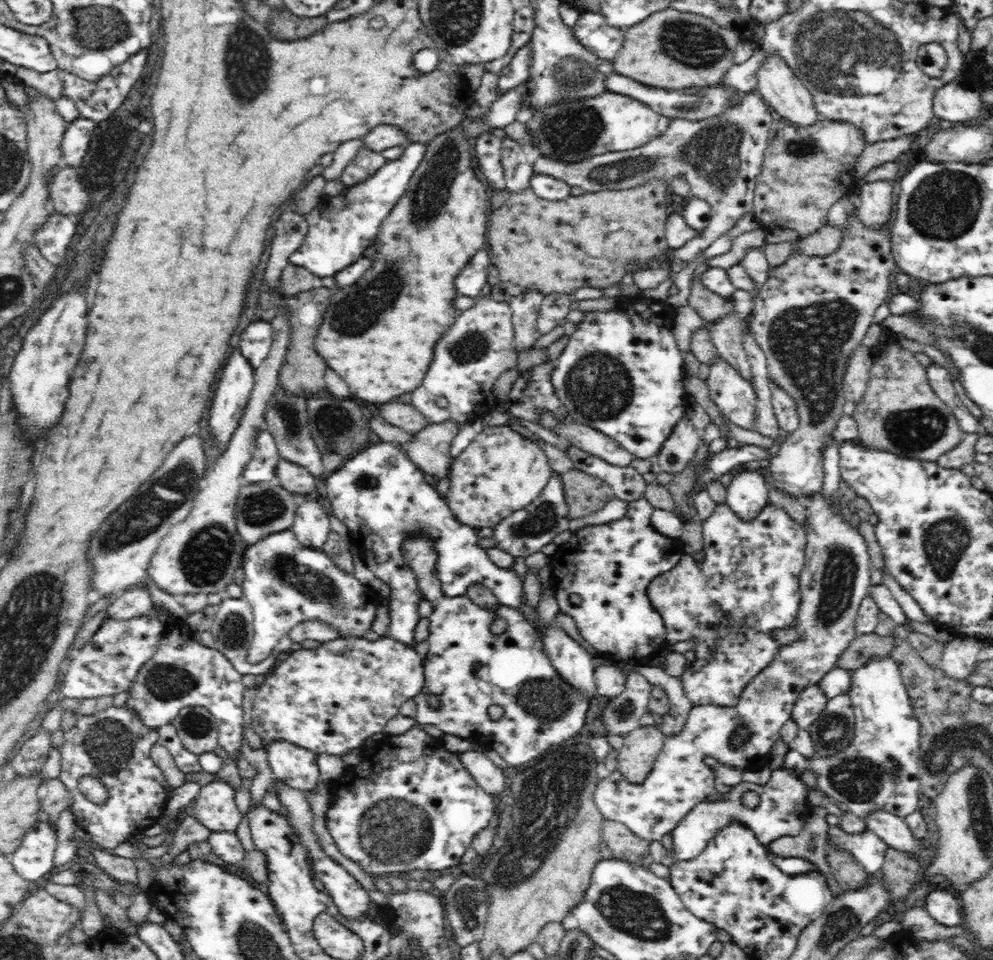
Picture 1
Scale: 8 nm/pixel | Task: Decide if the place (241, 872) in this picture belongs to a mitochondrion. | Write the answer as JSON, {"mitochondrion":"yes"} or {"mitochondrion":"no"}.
{"mitochondrion":"no"}

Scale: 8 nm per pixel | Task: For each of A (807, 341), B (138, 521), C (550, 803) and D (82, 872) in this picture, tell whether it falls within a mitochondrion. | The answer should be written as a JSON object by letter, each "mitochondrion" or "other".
{"A":"mitochondrion","B":"mitochondrion","C":"mitochondrion","D":"other"}

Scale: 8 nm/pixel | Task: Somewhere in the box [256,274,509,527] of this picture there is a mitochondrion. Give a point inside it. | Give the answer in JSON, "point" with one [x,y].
{"point":[332,423]}

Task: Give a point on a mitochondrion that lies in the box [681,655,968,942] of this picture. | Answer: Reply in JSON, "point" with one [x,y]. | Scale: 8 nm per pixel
{"point":[858,778]}

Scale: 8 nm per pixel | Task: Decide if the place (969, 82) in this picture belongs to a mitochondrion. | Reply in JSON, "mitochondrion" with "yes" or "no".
{"mitochondrion":"no"}

